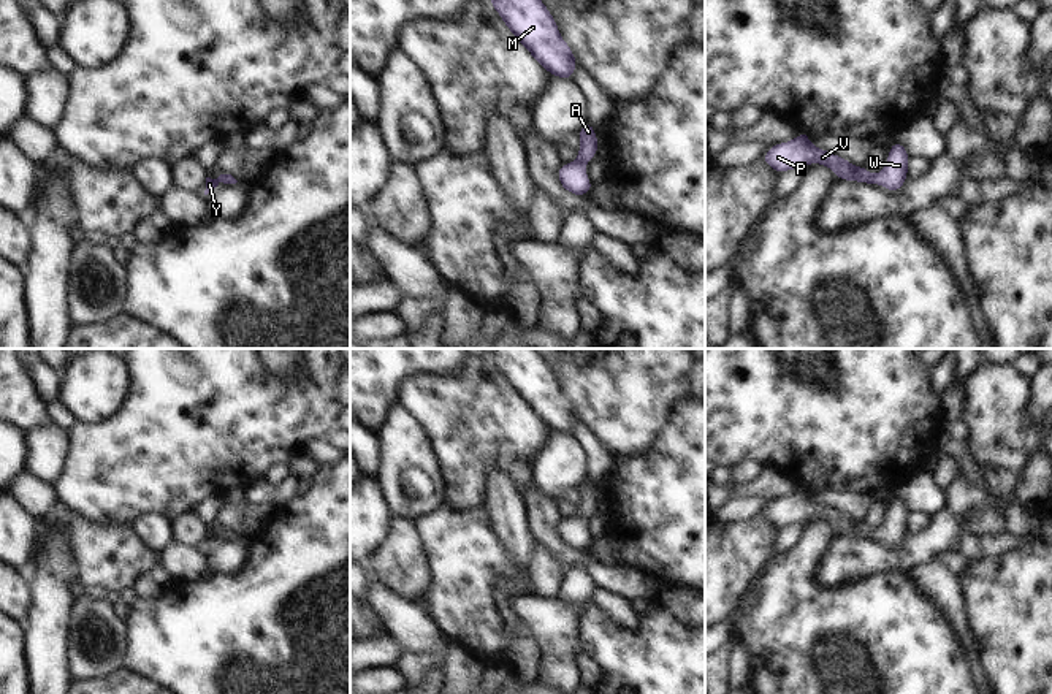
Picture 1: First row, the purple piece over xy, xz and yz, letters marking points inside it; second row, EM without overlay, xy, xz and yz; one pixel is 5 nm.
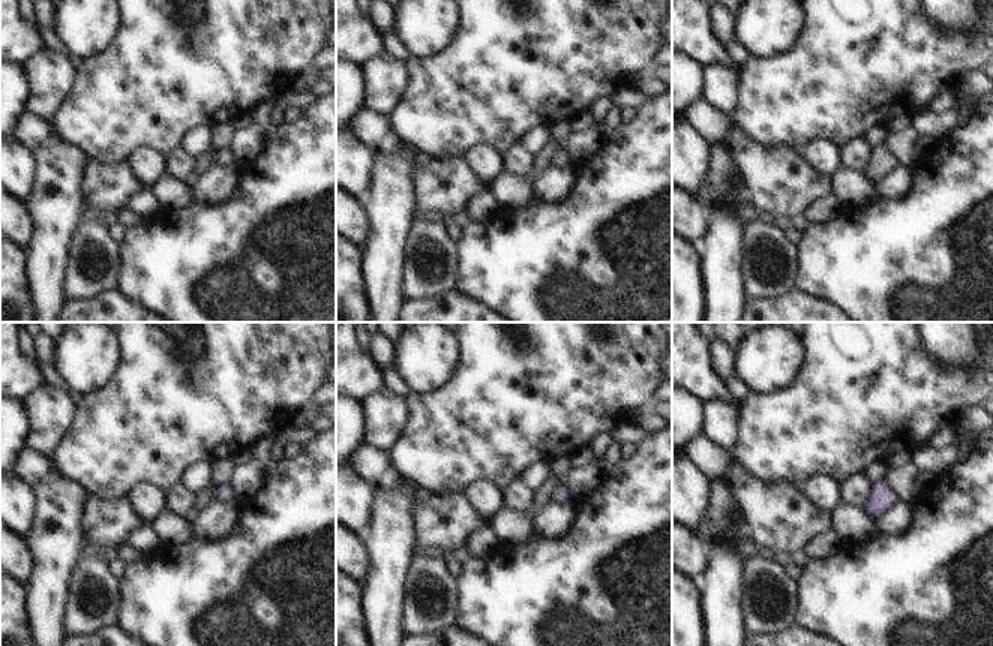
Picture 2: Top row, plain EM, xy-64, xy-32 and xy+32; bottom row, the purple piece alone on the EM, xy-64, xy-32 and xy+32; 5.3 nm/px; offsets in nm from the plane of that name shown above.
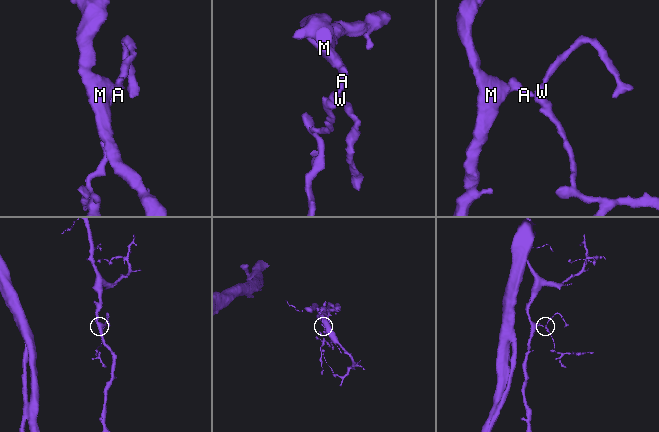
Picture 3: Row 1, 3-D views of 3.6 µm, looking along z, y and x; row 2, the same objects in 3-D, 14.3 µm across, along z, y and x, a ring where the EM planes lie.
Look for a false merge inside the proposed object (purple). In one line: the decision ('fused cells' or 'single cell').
single cell

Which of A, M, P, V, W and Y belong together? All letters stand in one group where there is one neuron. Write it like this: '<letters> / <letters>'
A M P V W Y

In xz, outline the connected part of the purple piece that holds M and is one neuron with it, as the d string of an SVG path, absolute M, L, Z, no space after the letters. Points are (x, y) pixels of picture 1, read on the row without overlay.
M493 349L488 357L543 425L572 436L578 417L562 395L555 371L536 349Z

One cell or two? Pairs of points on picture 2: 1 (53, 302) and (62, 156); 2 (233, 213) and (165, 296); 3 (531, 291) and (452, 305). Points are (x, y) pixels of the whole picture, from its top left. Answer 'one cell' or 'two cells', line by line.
1: one cell
2: one cell
3: two cells

